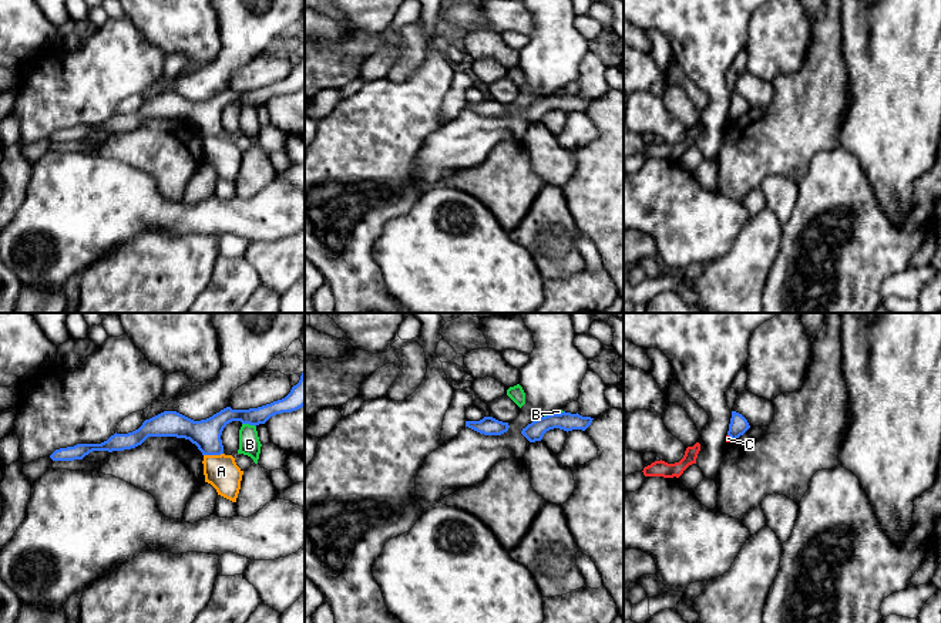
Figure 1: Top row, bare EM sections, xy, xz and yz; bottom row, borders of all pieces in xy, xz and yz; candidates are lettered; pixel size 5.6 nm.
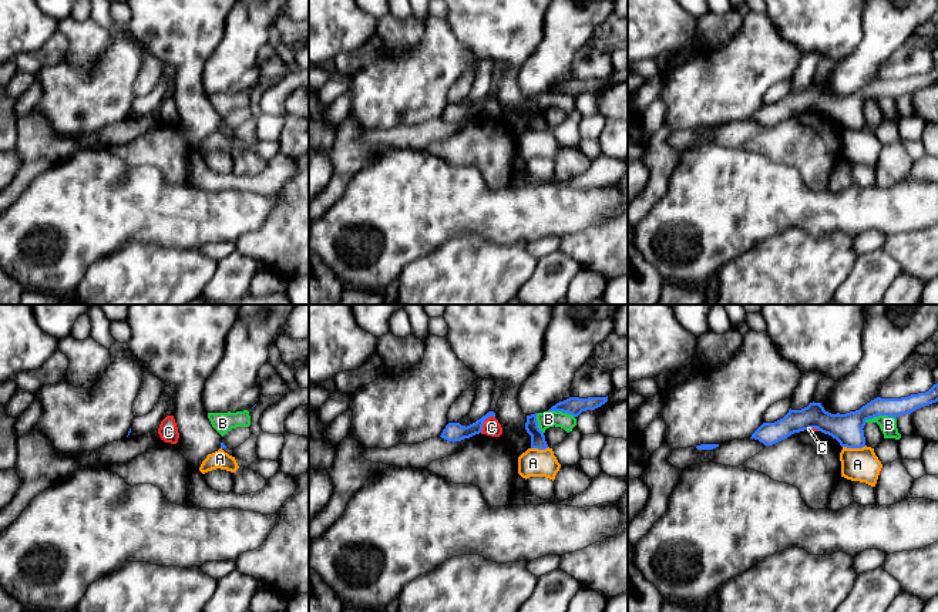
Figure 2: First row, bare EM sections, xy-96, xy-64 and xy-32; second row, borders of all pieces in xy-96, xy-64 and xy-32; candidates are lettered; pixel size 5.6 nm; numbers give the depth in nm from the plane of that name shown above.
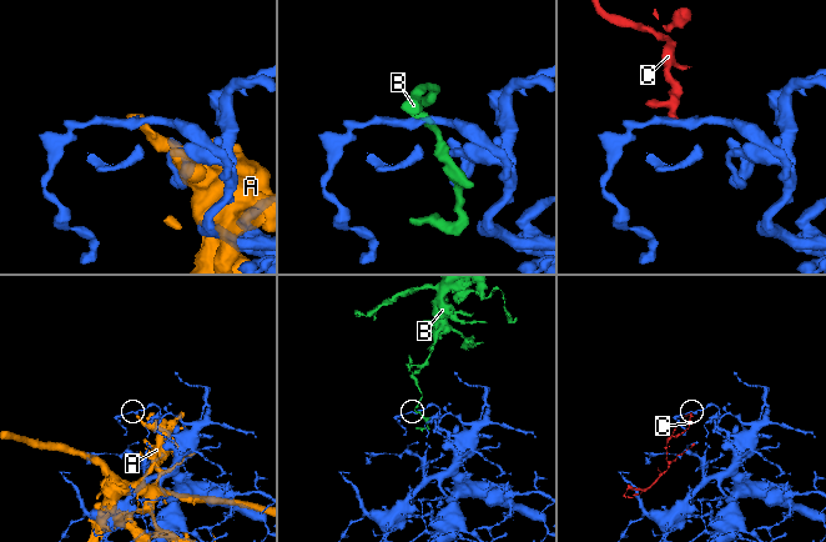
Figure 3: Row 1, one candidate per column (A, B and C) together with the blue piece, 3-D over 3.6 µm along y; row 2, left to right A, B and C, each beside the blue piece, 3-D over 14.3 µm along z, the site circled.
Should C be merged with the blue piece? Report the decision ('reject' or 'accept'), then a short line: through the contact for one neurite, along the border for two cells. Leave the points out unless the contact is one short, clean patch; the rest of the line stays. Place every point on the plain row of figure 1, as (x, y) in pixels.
reject; line yz (728, 115), (731, 121)

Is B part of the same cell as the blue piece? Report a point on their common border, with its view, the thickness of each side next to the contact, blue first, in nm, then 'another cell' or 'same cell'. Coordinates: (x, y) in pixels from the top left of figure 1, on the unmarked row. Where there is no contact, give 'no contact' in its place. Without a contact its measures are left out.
contact xy (249, 105); calibres 160 and 120 nm; another cell

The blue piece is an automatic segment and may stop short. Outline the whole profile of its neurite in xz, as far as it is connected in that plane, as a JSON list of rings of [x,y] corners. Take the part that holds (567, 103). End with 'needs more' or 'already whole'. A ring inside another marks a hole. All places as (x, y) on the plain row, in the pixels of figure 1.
[[[561,94],[561,95],[550,95],[545,98],[541,98],[531,105],[528,105],[525,110],[522,110],[521,115],[530,122],[541,122],[544,115],[550,111],[559,110],[564,112],[572,112],[572,111],[582,111],[585,112],[594,100],[591,98],[582,98],[578,94]]]; already whole

